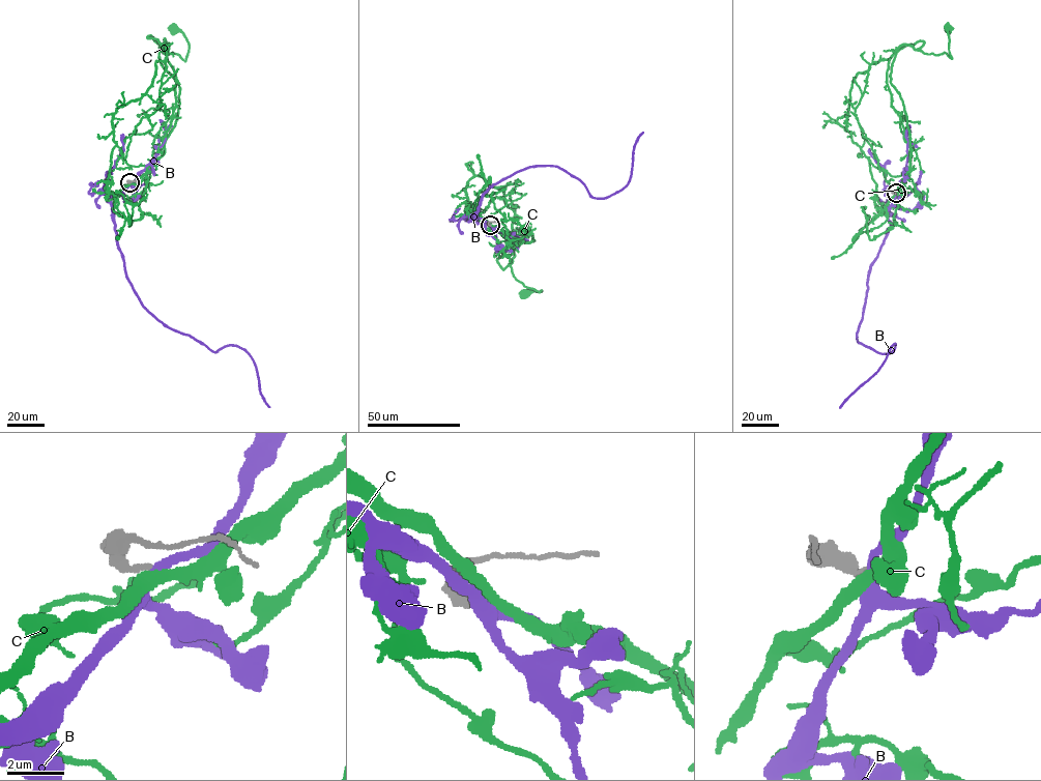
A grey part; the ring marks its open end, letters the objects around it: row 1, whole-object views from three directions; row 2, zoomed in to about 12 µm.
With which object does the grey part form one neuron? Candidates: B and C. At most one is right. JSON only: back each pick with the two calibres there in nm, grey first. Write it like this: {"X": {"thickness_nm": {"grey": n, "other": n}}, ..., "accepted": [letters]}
{"accepted": []}

